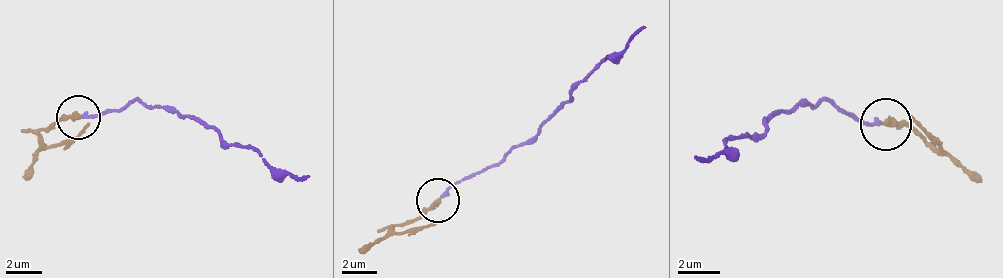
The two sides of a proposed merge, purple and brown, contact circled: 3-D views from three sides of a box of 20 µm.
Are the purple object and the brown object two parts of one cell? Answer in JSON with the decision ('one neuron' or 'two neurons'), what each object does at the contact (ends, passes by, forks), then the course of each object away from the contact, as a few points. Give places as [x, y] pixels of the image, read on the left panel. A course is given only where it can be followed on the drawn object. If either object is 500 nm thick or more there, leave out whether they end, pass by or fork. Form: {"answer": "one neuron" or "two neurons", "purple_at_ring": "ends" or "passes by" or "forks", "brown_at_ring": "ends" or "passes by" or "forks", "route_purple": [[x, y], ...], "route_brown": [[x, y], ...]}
{"answer": "two neurons", "purple_at_ring": "ends", "brown_at_ring": "ends", "route_purple": [[78, 117], [137, 99], [160, 104], [201, 121], [219, 140], [250, 149], [273, 167], [298, 177], [311, 175]], "route_brown": [[79, 119], [50, 121], [41, 137], [52, 143], [73, 140], [90, 124]]}

